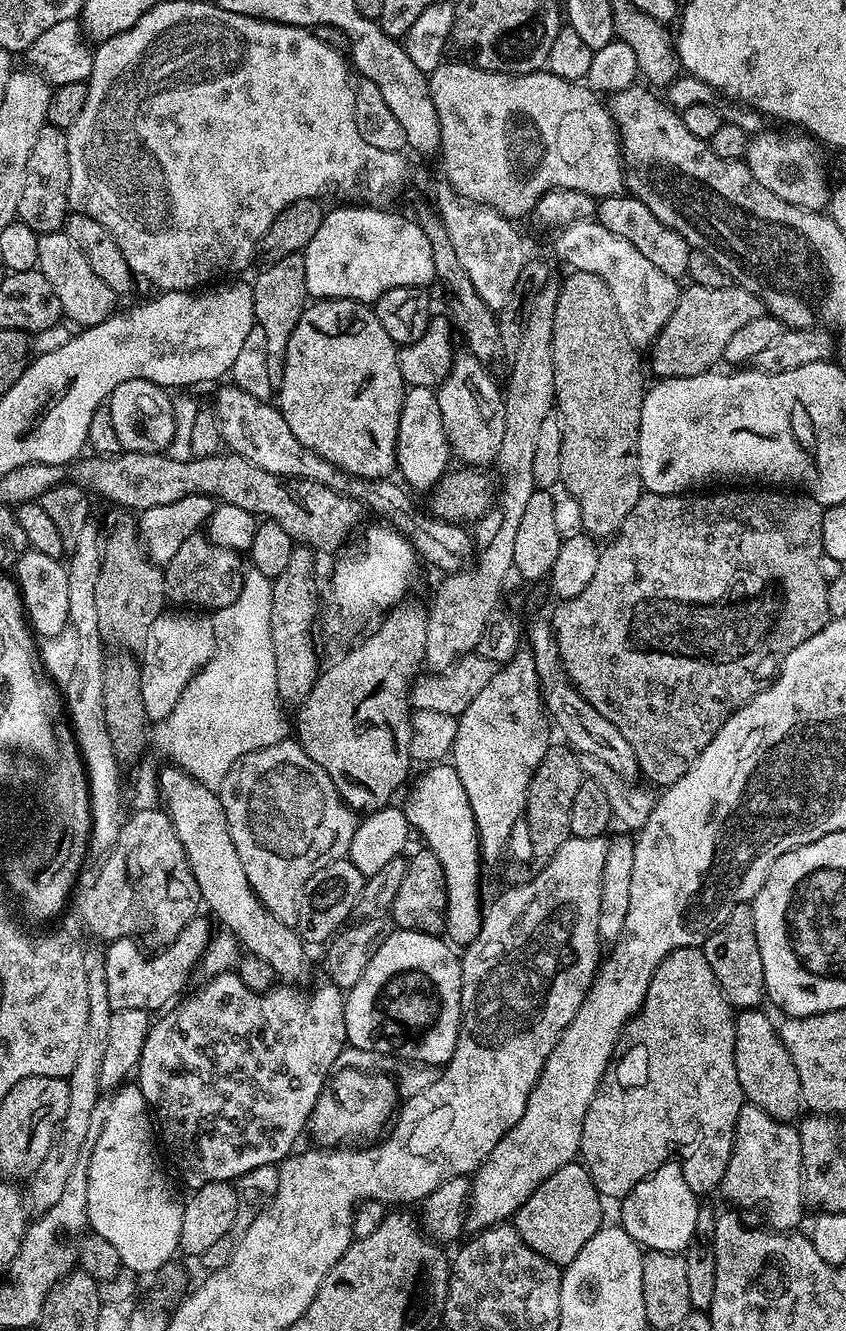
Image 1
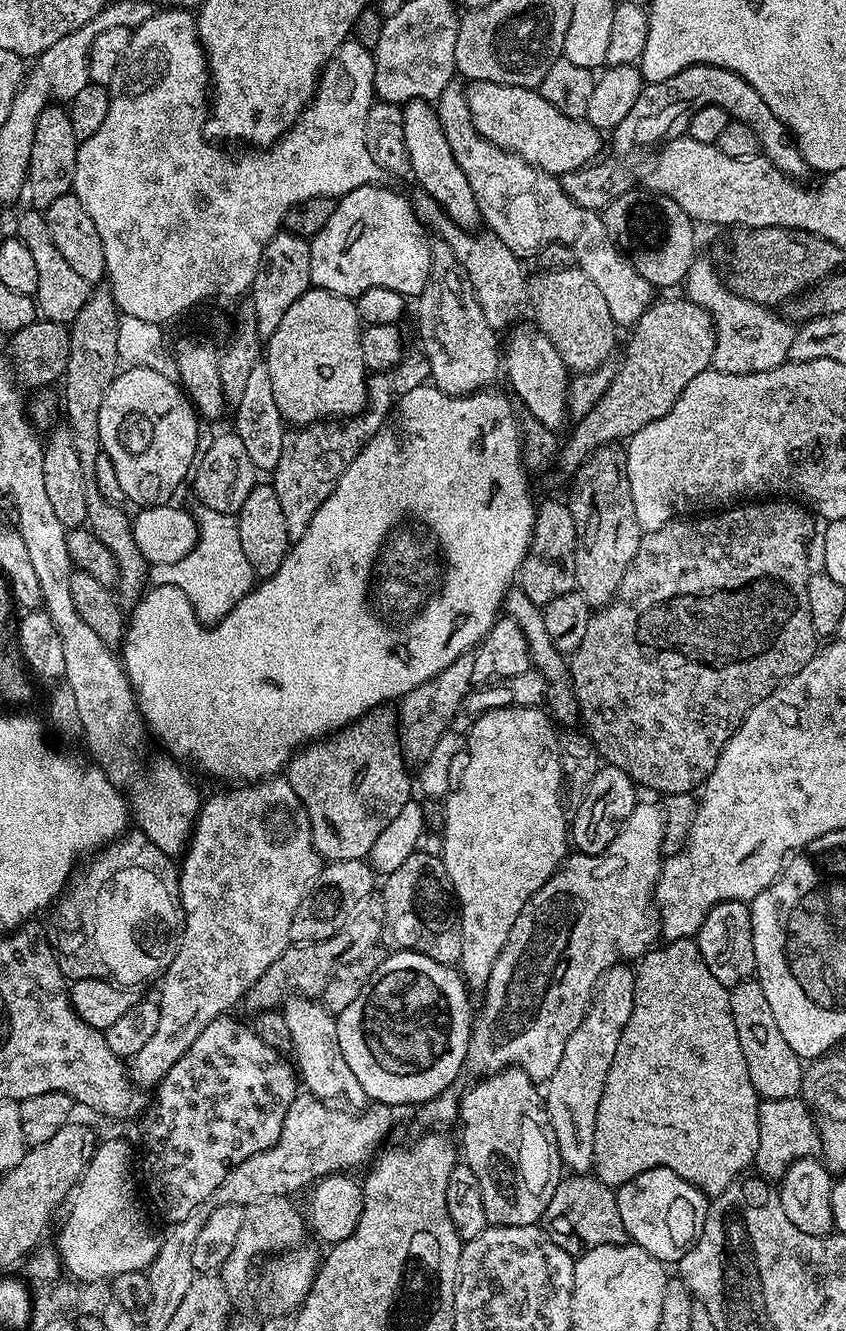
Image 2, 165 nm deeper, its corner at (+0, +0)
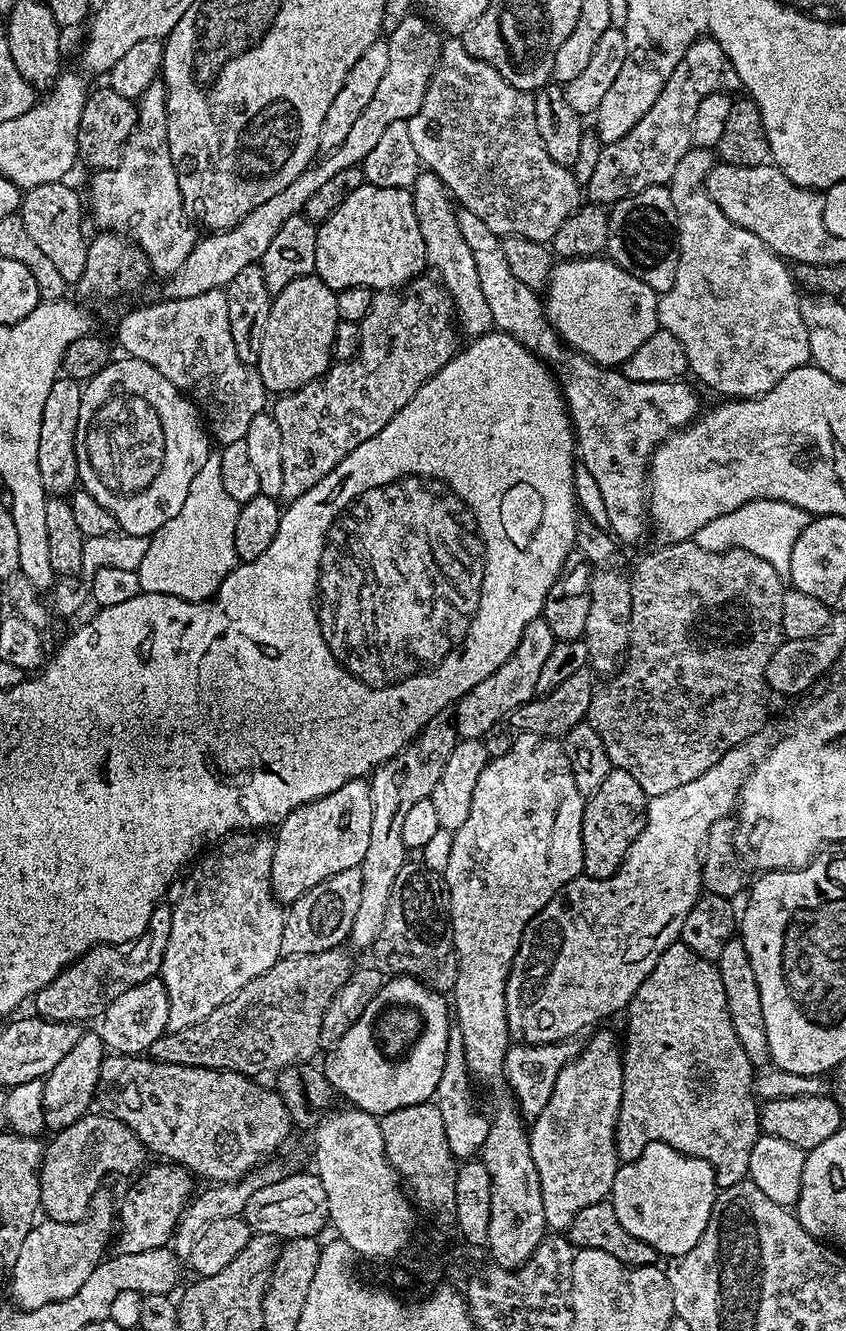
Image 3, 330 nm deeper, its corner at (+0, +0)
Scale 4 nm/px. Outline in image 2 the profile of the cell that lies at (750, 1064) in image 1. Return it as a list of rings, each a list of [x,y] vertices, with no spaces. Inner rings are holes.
[[[753,978],[736,984],[728,993],[730,998],[730,1014],[734,1018],[734,1030],[738,1030],[738,1042],[742,1045],[742,1058],[746,1058],[746,1070],[750,1070],[750,1082],[754,1082],[754,1090],[761,1100],[777,1100],[778,1098],[797,1098],[804,1077],[805,1065],[798,1054],[790,1050],[782,1030],[778,1030],[778,1022],[770,1010],[770,1002],[762,990],[760,981]]]

